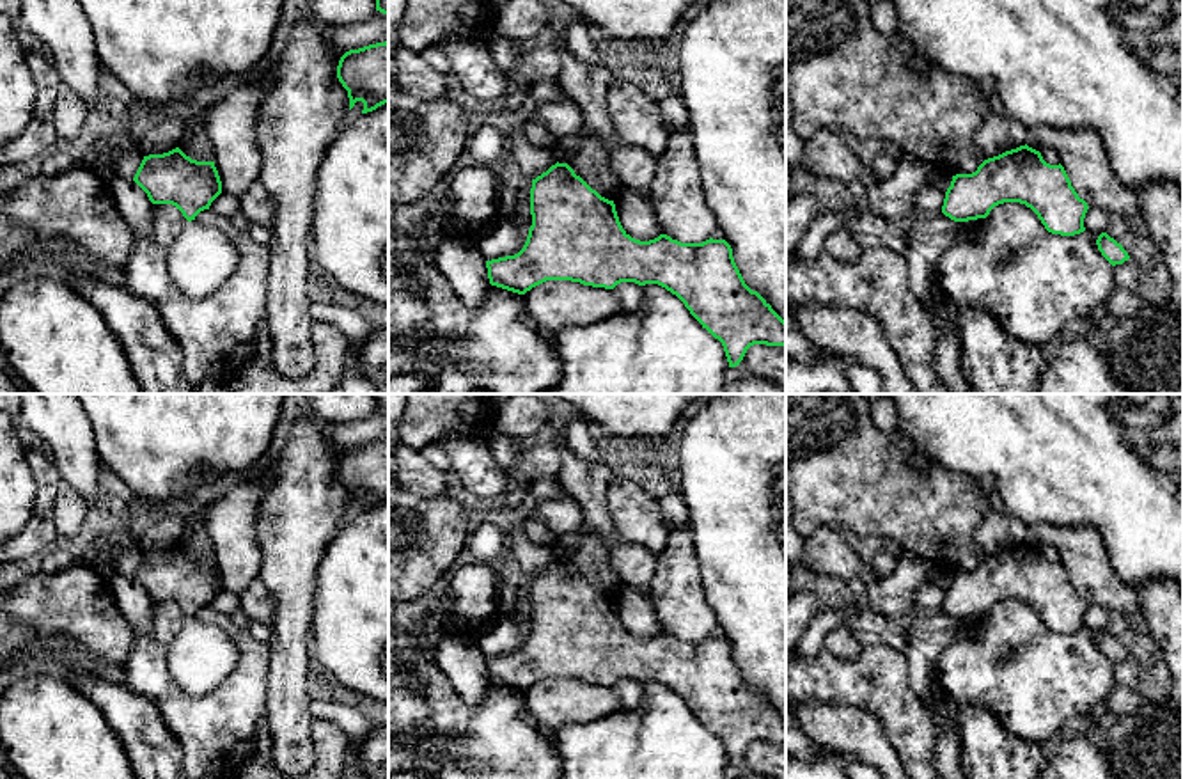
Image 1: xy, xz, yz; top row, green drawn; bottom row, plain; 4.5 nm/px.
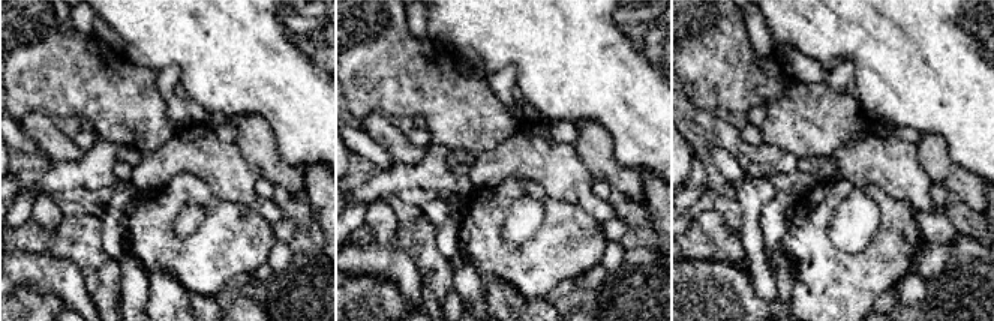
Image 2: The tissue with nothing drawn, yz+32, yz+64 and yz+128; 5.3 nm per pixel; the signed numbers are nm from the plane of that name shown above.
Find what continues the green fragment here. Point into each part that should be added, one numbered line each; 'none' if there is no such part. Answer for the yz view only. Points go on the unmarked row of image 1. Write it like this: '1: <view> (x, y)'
none

